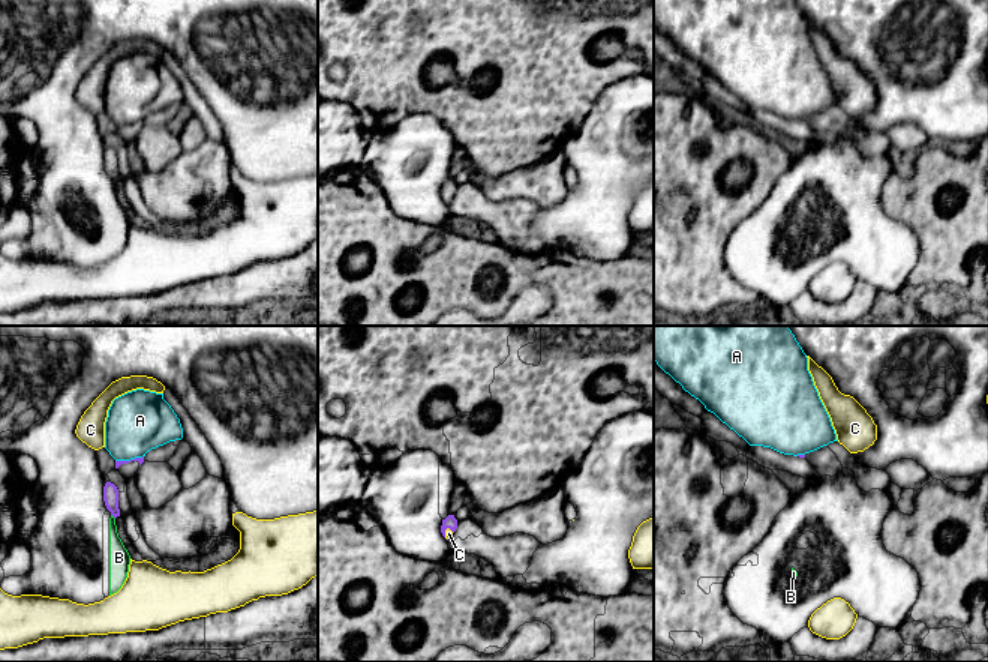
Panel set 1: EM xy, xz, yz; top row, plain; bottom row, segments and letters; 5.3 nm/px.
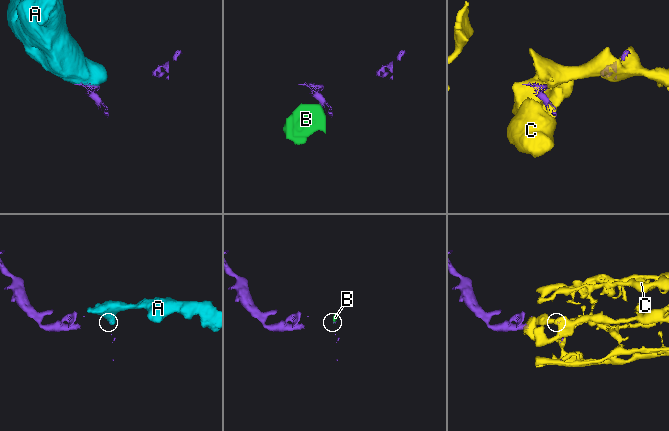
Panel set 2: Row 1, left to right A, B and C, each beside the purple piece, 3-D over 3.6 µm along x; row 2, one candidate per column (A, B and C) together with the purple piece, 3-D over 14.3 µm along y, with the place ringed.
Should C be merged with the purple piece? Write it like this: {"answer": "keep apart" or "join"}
{"answer": "join"}

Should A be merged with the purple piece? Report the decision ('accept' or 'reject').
reject

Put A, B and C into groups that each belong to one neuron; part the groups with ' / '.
A / B / C

